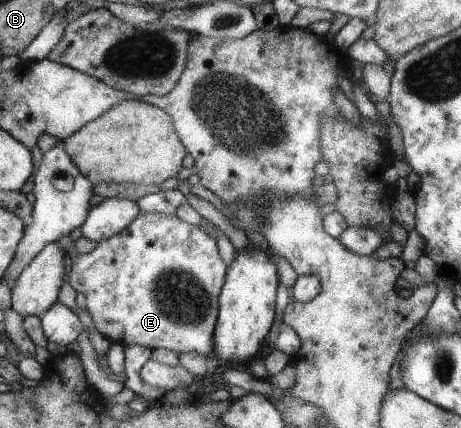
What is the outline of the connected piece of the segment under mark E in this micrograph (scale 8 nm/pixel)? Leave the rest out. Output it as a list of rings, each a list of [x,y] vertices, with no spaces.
[[[138,213],[119,233],[100,241],[91,252],[70,253],[69,260],[71,262],[66,267],[66,280],[76,293],[85,298],[85,310],[91,315],[93,328],[102,333],[110,343],[119,344],[122,348],[129,344],[148,347],[150,350],[163,348],[177,355],[183,352],[197,352],[207,356],[213,352],[213,330],[217,324],[217,310],[220,308],[221,288],[225,284],[227,266],[221,258],[220,248],[214,238],[200,227],[184,222],[174,213]]]

